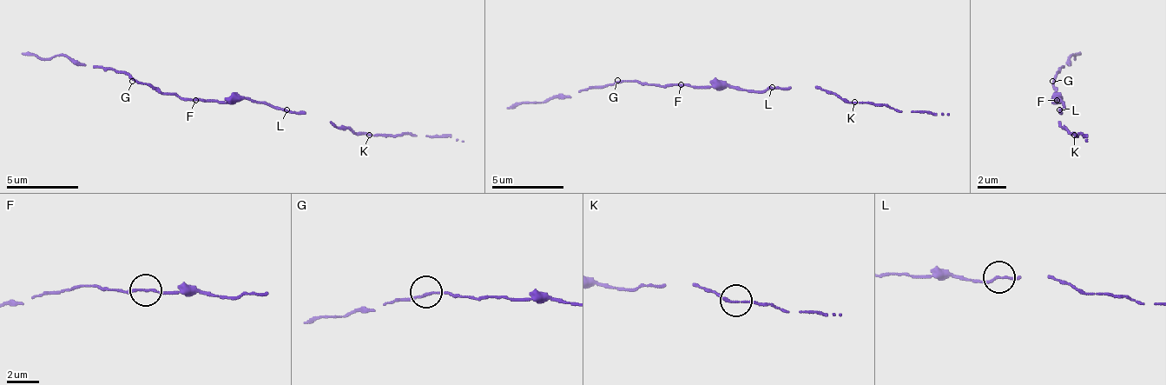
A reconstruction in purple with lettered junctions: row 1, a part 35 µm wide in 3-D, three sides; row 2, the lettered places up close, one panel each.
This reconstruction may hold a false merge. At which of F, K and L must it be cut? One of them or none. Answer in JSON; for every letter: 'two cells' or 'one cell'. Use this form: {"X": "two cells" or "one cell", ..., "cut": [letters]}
{"F": "one cell", "K": "one cell", "L": "one cell", "cut": []}

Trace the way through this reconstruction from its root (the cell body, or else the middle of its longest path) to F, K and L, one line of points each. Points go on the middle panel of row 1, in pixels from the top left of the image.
F: (728, 87), (688, 87), (681, 83)
K: (728, 87), (739, 87), (743, 90), (764, 90), (768, 87), (822, 87), (854, 102)
L: (728, 87), (739, 87), (743, 90), (764, 90), (772, 87)

